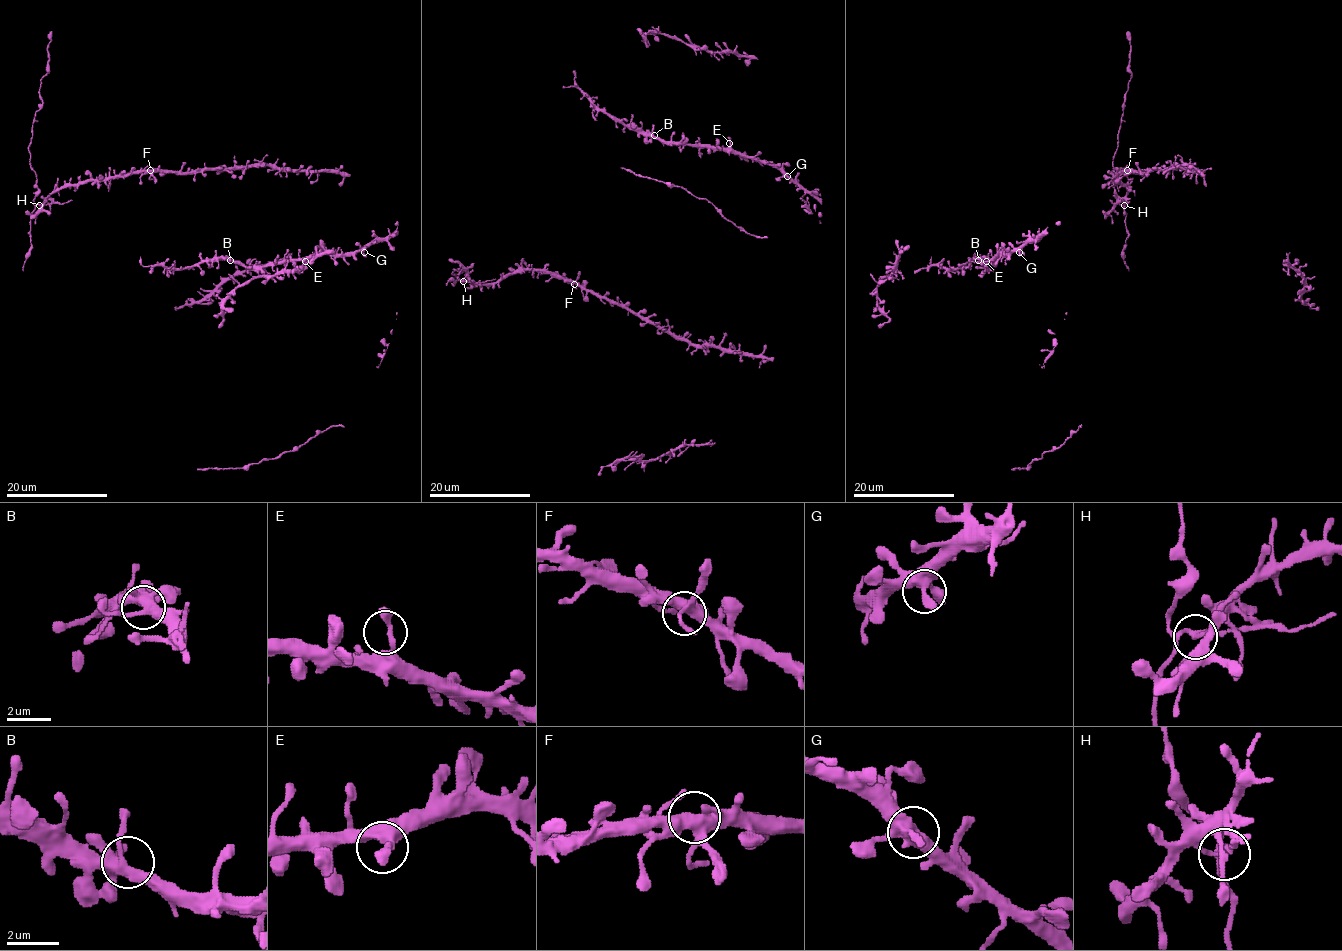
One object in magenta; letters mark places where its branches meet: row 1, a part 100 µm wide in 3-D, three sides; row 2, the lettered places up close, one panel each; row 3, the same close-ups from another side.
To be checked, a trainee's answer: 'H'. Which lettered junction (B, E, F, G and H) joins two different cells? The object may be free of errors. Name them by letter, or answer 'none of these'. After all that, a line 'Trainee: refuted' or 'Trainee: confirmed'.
H
Trainee: confirmed

